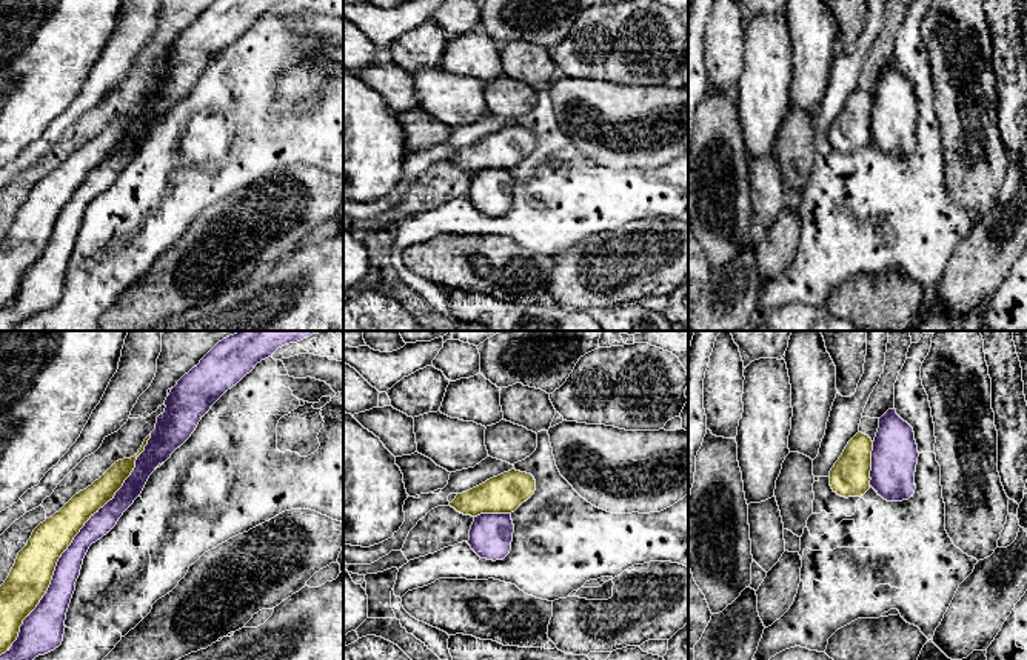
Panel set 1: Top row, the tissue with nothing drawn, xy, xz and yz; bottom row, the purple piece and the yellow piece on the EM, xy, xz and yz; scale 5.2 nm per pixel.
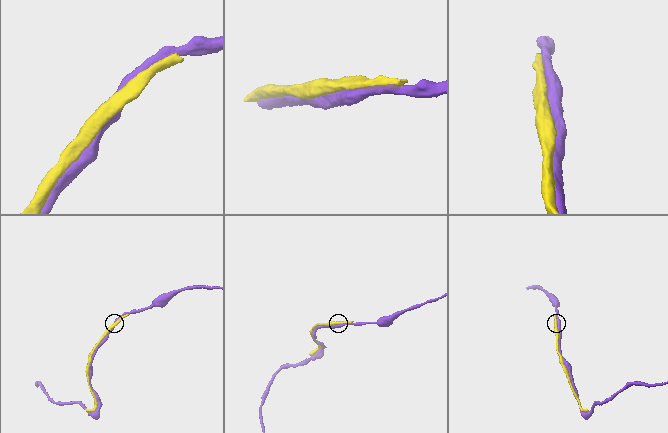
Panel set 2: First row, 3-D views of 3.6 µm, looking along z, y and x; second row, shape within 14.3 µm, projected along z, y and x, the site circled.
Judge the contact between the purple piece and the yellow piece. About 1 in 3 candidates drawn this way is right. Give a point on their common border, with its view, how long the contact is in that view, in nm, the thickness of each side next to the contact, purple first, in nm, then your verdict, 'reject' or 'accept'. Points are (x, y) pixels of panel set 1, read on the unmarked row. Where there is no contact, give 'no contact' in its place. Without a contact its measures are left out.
contact xy (70, 200); length 1400 nm; calibres 130 and 220 nm; reject

